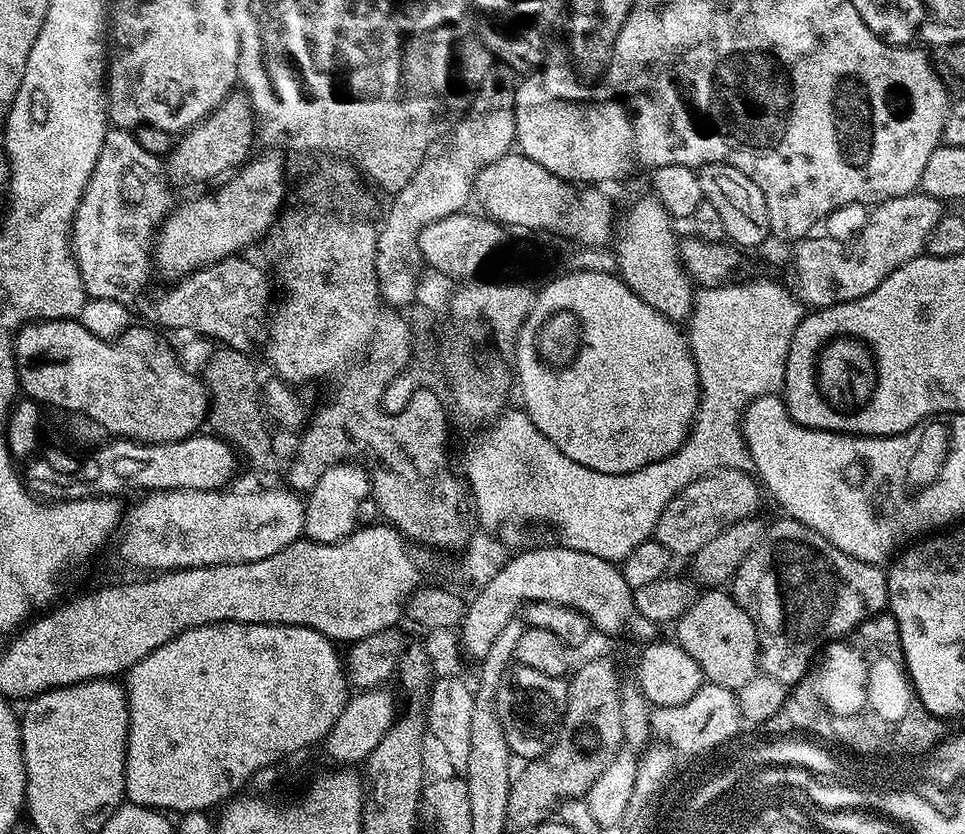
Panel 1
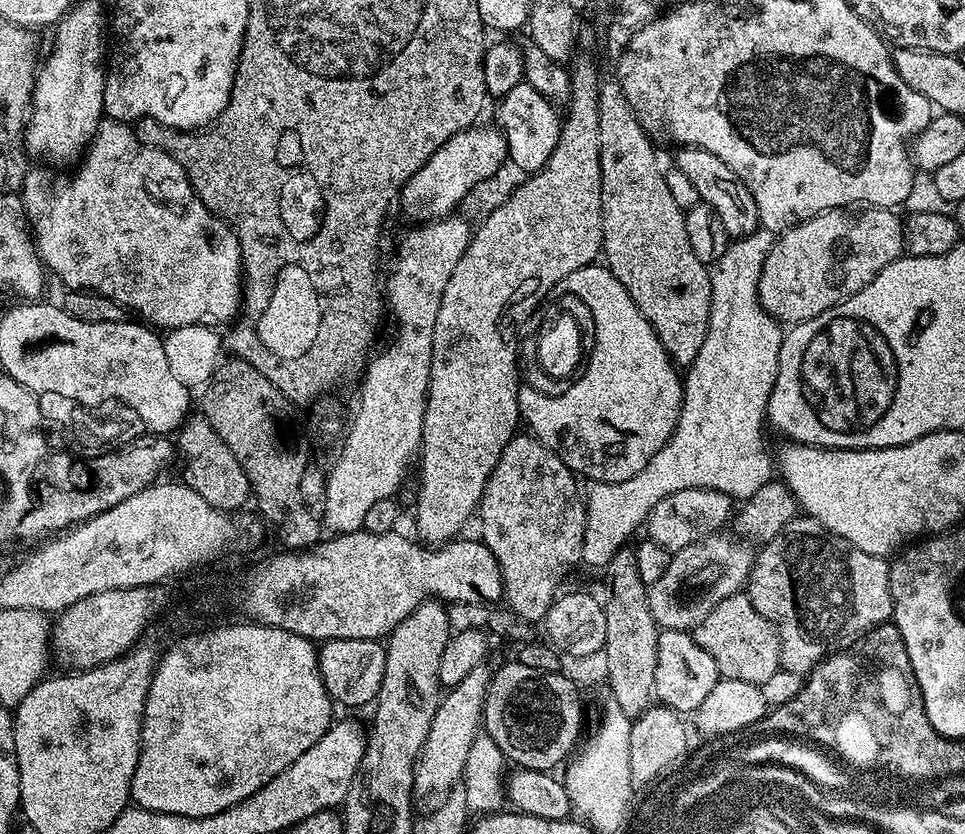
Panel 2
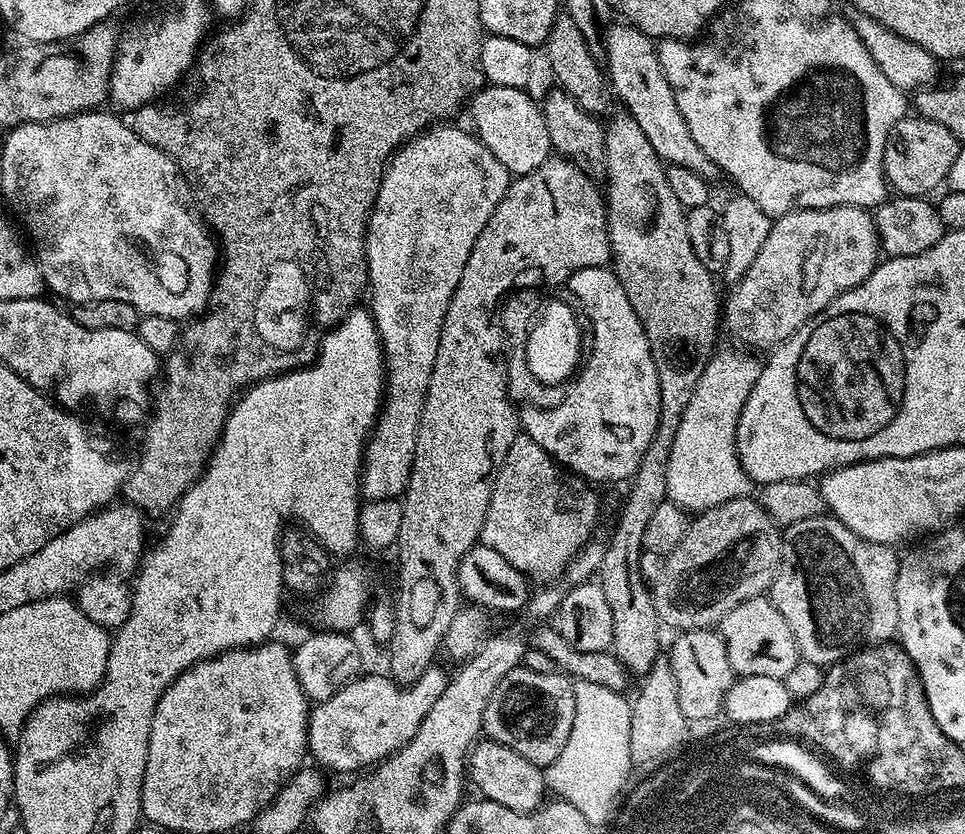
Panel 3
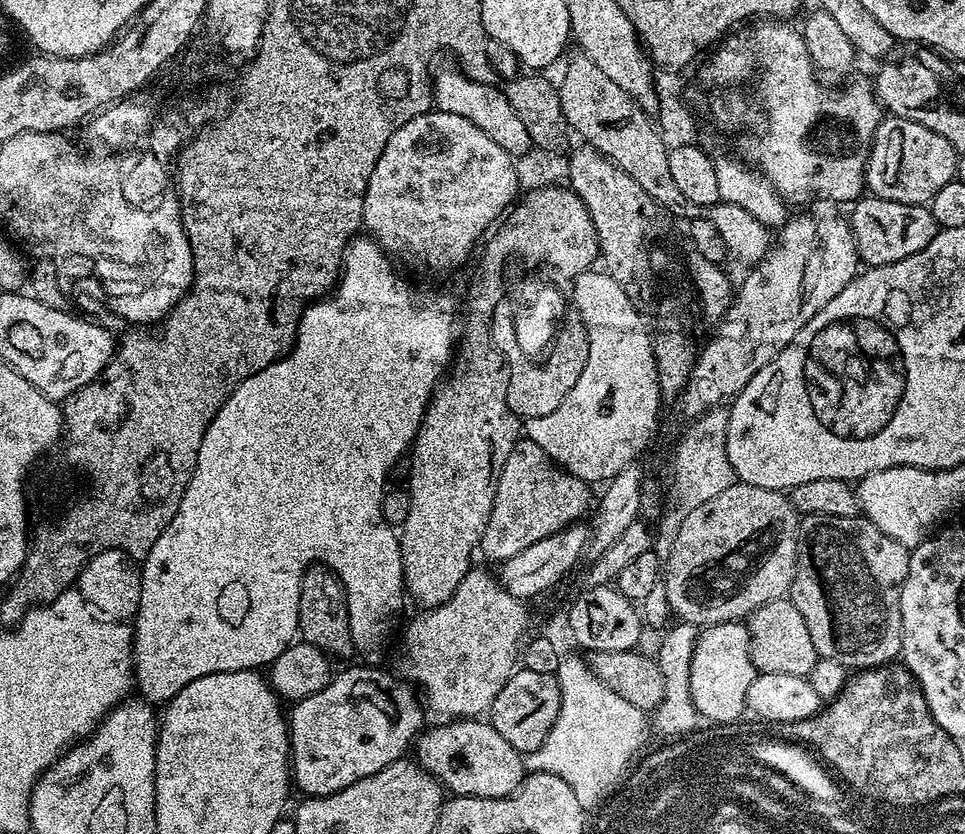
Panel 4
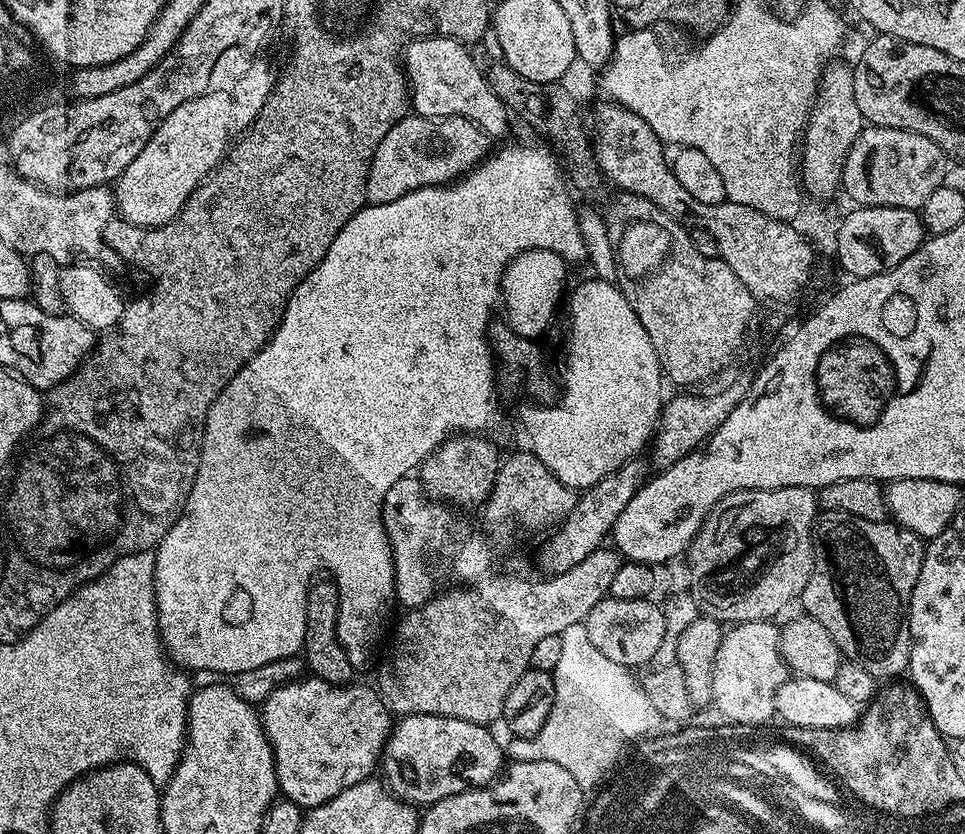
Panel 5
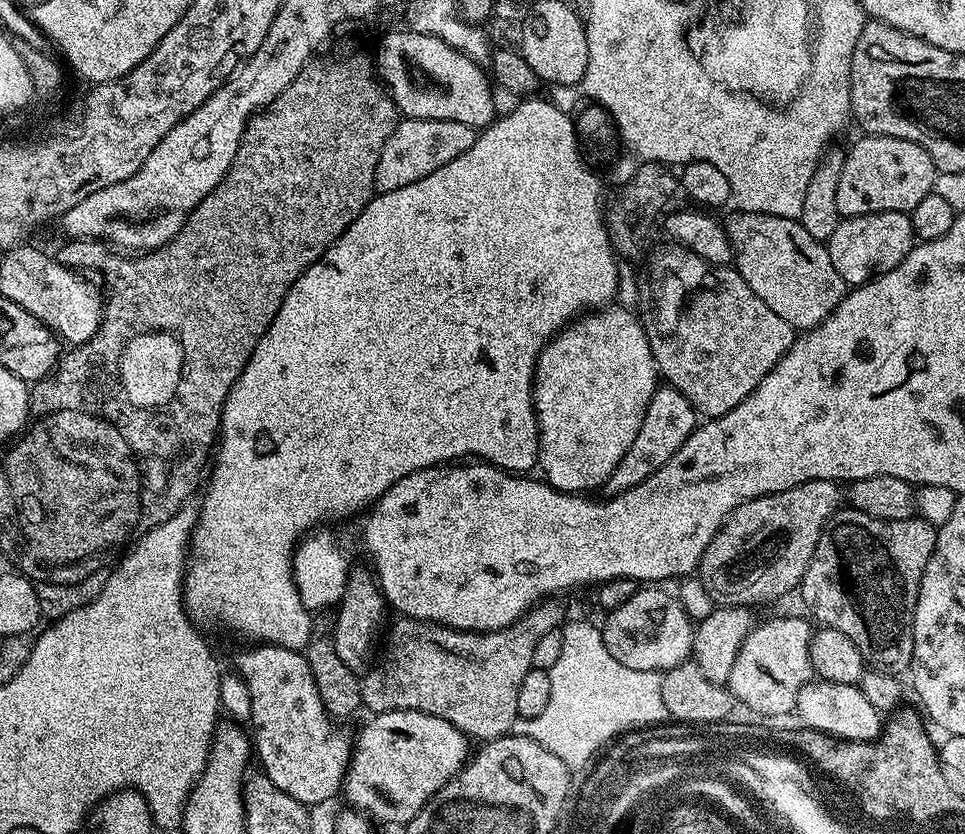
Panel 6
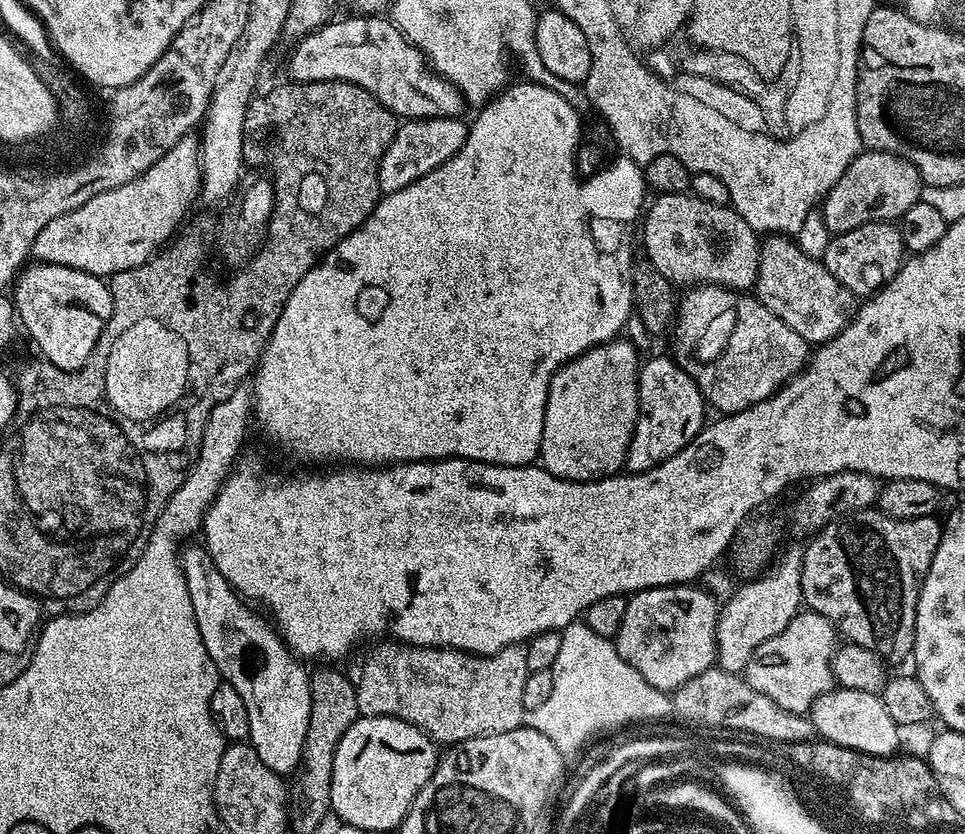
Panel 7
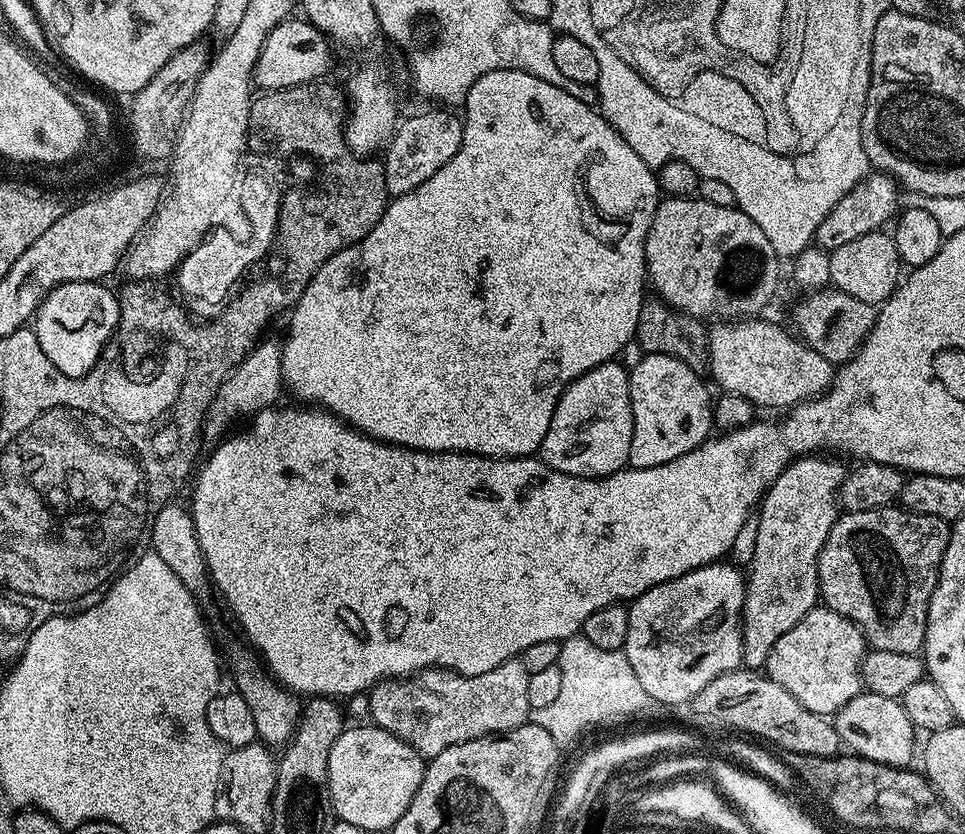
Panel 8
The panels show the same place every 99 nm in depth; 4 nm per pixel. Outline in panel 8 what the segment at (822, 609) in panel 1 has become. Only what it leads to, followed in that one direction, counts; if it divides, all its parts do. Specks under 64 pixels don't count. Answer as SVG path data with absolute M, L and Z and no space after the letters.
M899 506L837 515L818 558L819 599L823 607L854 622L873 649L917 655L924 646L928 603L940 573L942 554L946 554L949 531L949 521L907 512Z

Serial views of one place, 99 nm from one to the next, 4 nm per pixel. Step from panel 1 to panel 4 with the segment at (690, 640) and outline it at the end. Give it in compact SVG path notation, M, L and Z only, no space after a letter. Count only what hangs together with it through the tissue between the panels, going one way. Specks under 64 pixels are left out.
M785 598L766 602L758 611L747 617L748 633L750 634L750 646L752 647L752 661L757 673L769 672L770 674L794 674L795 676L809 676L812 667L818 659L814 648L814 641L810 638L810 630L806 628L806 622L802 614L798 614L798 606L792 604L791 599Z

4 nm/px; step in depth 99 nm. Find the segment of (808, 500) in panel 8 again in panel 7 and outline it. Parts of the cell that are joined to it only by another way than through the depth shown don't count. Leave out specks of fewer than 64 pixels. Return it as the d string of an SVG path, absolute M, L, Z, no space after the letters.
M799 547L782 556L771 570L741 583L733 597L722 604L716 623L716 659L719 667L727 672L743 673L754 650L758 650L762 642L774 638L774 634L782 634L782 630L786 630L797 612L801 611L804 595L800 571L804 557Z

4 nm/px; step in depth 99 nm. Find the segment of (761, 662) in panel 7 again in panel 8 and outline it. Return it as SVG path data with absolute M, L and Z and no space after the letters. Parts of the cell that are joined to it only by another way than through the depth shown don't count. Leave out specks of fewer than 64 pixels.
M817 606L808 611L806 618L802 618L798 626L786 630L786 634L782 634L778 642L774 642L768 655L766 675L778 686L782 686L782 690L788 690L794 698L798 698L798 702L802 702L806 710L832 718L842 710L842 706L846 706L846 702L850 702L850 698L854 698L862 690L860 663L864 660L865 651L865 638L854 622L842 618L842 614L834 610Z

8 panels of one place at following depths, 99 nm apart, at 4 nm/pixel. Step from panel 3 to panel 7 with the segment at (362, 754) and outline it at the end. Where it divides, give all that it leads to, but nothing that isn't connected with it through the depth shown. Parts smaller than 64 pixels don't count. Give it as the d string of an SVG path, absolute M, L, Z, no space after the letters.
M197 542L183 549L180 565L186 578L186 590L190 590L190 602L194 606L194 618L198 618L198 634L202 634L206 654L210 654L221 681L227 681L246 706L249 719L247 739L253 750L266 766L270 766L270 770L281 774L295 773L300 767L300 755L310 722L309 669L303 668L305 665L293 655L267 619L264 621L247 608L249 605L218 570L203 543Z

